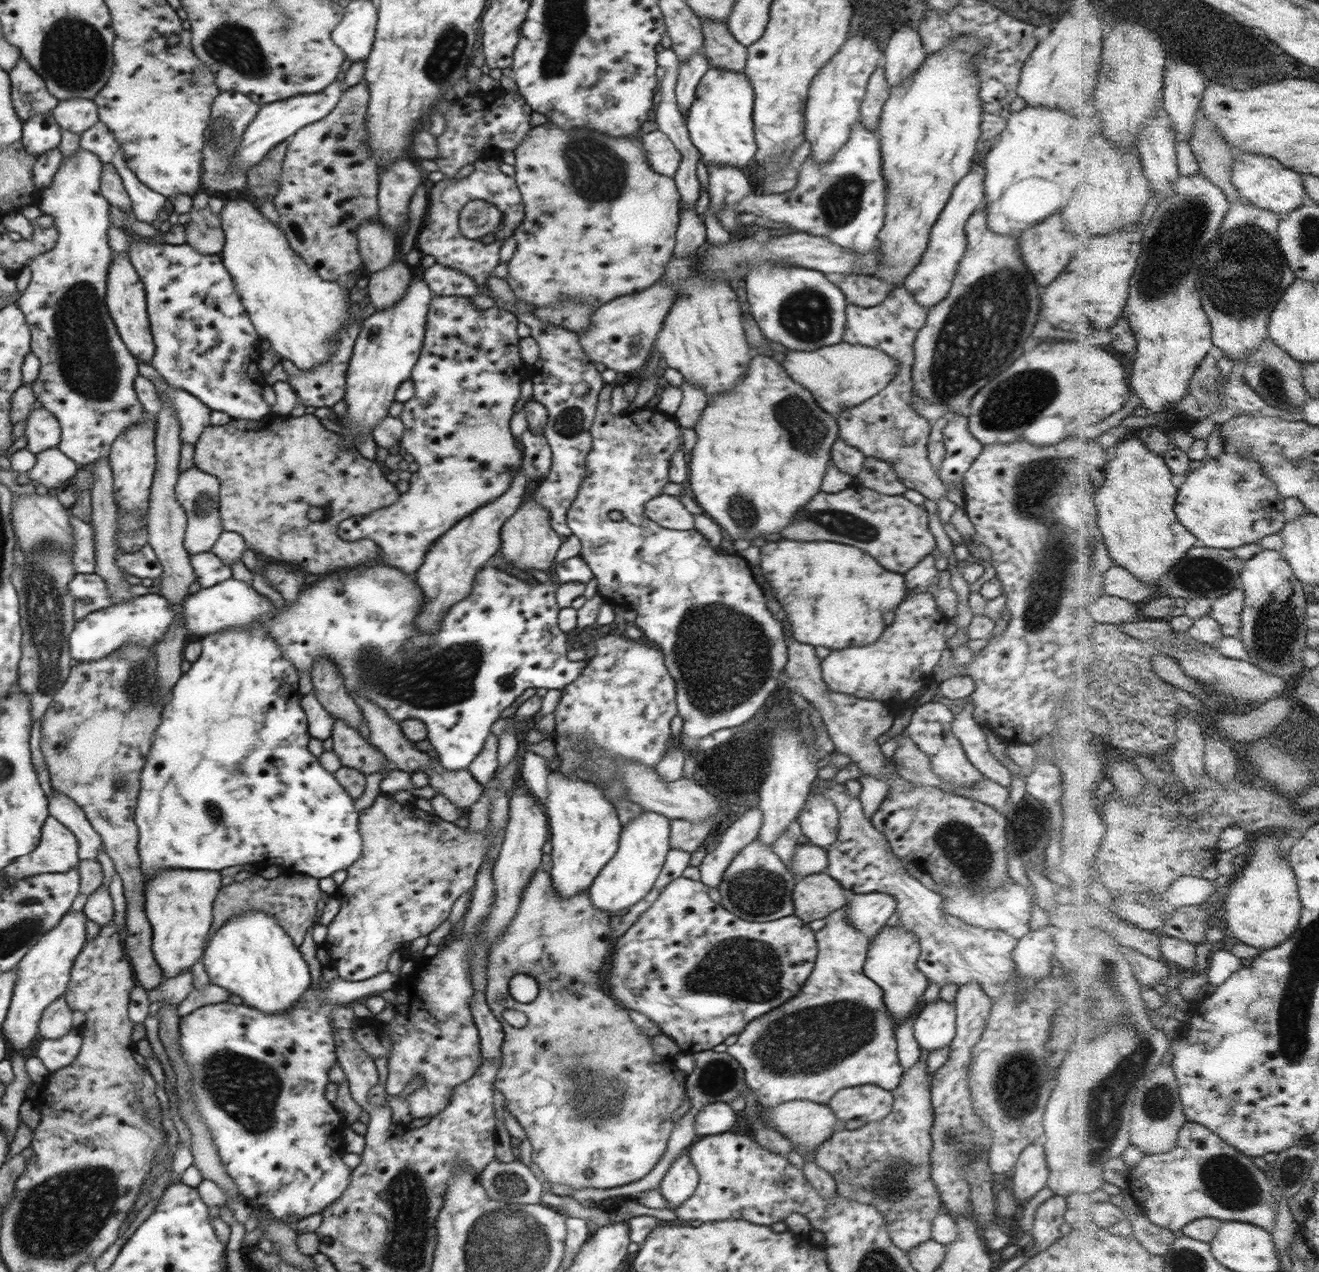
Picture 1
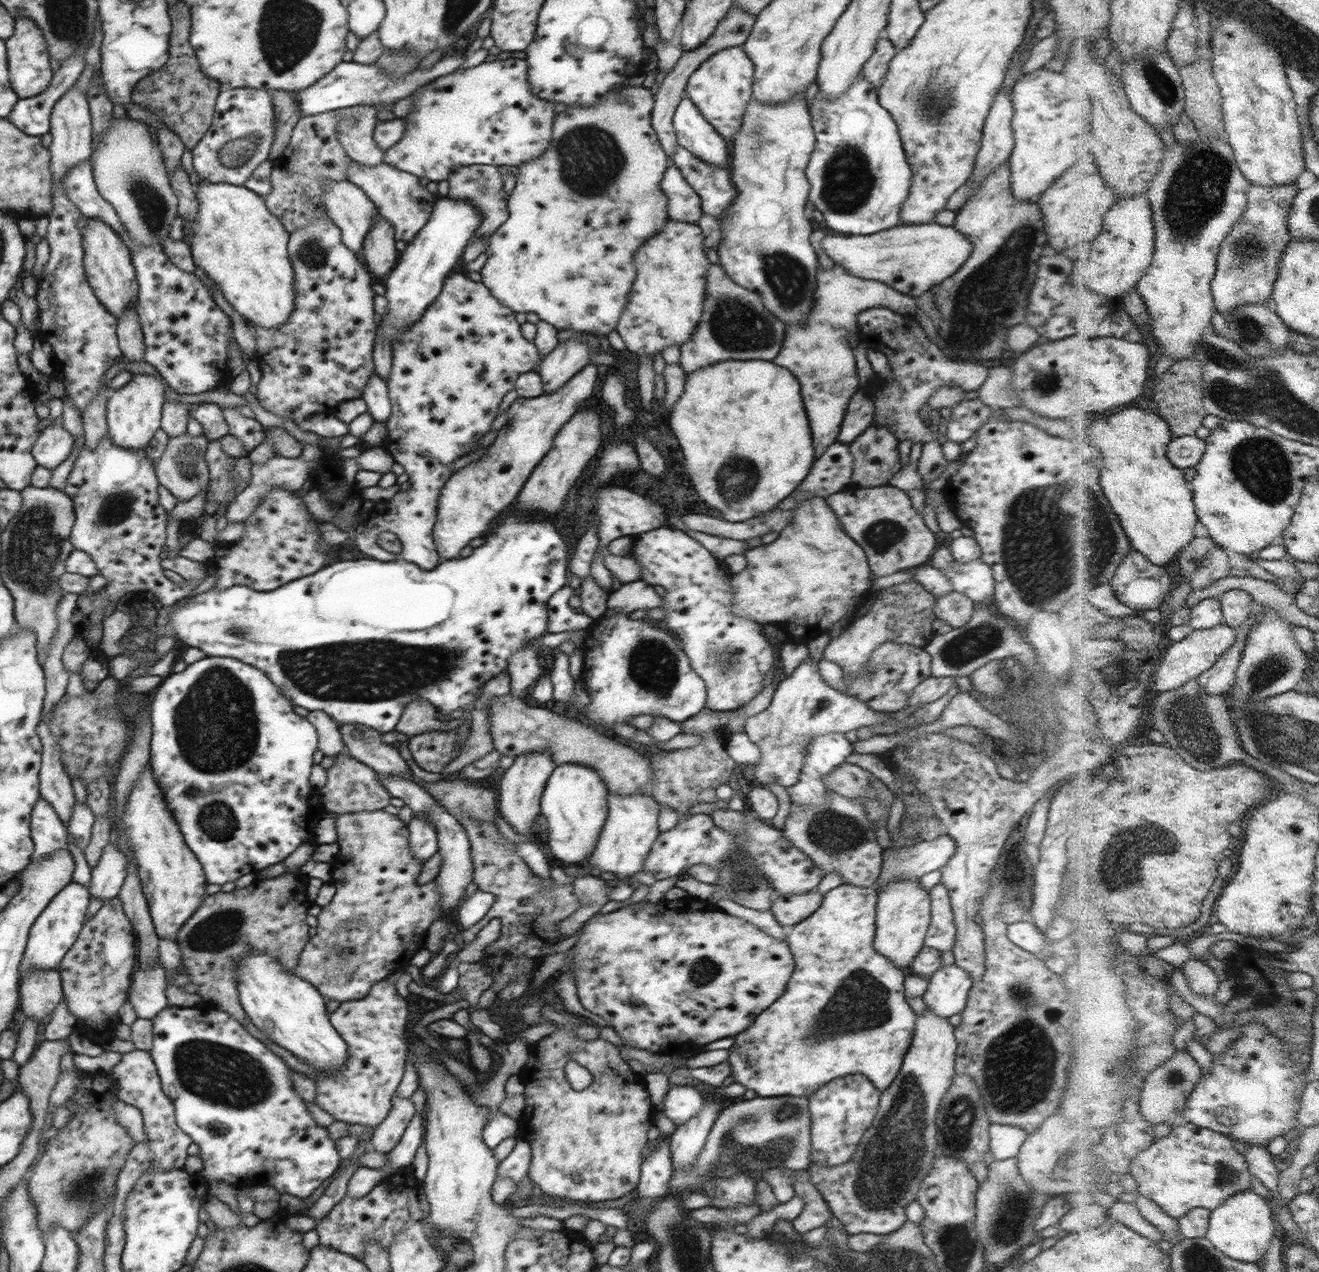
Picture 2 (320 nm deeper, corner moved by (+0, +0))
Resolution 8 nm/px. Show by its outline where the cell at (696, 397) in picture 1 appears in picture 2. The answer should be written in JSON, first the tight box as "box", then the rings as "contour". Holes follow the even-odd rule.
{"box":[679,262,786,376],"contour":[[[711,262],[705,283],[706,296],[700,322],[691,339],[680,346],[679,363],[686,376],[725,360],[772,361],[782,348],[786,324],[772,316],[756,291],[736,284],[720,264]]]}

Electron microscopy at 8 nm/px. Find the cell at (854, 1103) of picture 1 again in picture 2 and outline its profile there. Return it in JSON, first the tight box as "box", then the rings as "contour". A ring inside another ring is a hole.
{"box":[808,1074,881,1167],"contour":[[[852,1074],[832,1080],[808,1096],[811,1116],[811,1158],[816,1164],[825,1167],[838,1167],[839,1164],[847,1163],[857,1151],[862,1136],[870,1129],[874,1117],[879,1110],[881,1093],[874,1087],[866,1076]]]}

